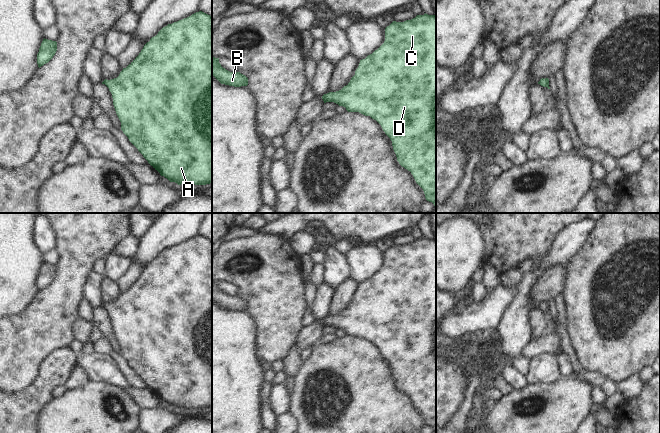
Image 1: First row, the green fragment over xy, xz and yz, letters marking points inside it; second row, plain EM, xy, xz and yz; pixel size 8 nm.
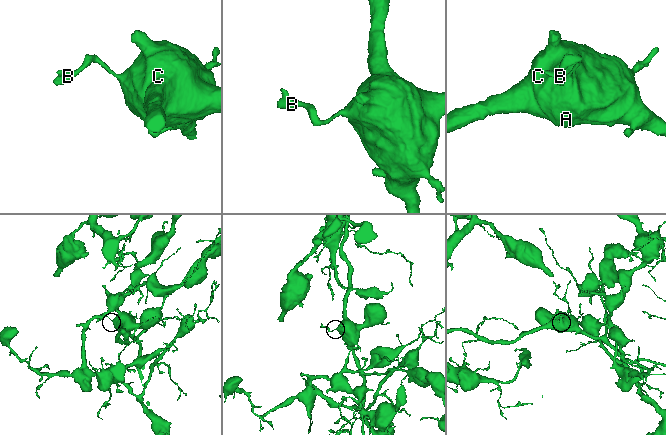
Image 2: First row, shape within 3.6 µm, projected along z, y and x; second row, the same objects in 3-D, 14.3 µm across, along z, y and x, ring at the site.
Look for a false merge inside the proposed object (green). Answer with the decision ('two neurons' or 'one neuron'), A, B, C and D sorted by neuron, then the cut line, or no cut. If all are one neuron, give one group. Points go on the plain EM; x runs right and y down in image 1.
one neuron; A B C D; no cut

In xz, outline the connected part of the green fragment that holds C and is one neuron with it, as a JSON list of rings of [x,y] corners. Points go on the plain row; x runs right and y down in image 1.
[[[436,239],[393,245],[385,252],[384,267],[360,284],[350,306],[322,323],[376,344],[392,365],[399,388],[411,396],[436,433]]]

